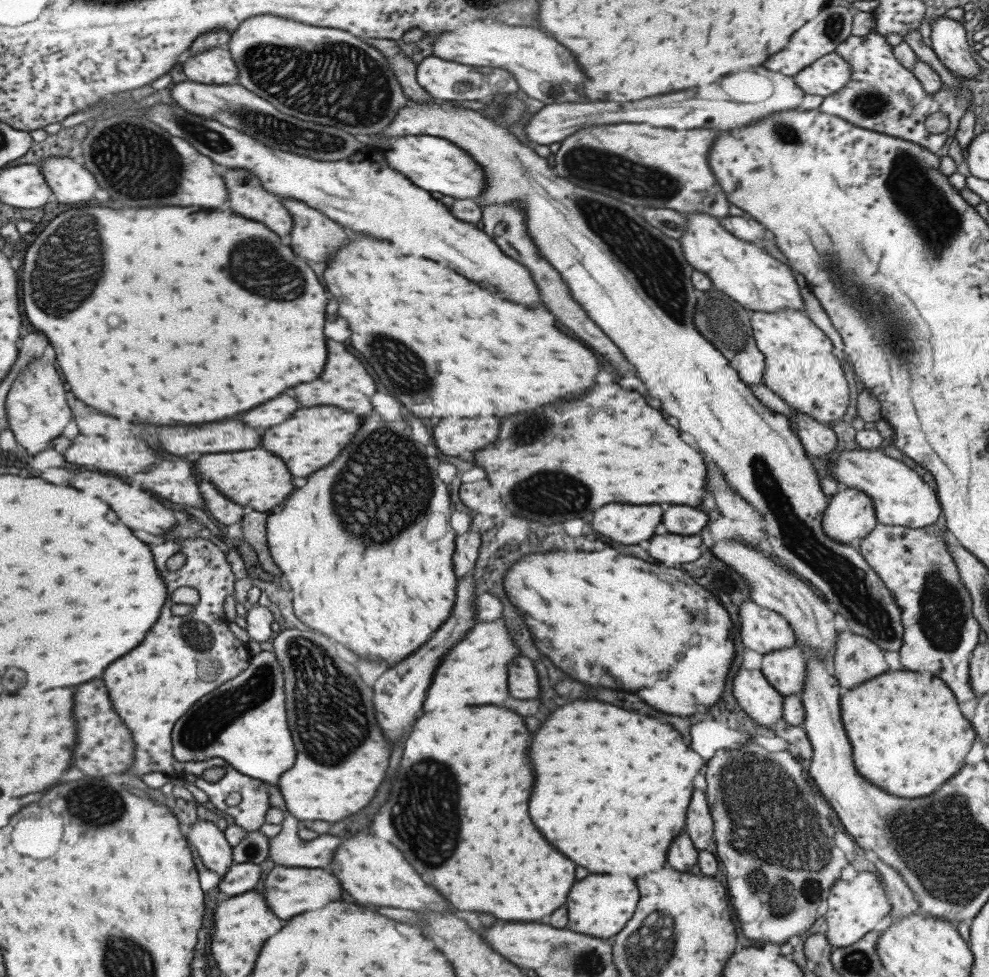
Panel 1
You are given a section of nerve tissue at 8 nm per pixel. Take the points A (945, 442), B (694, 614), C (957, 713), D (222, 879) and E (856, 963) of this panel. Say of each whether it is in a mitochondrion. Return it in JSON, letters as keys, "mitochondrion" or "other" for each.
{"A":"other","B":"mitochondrion","C":"other","D":"other","E":"mitochondrion"}

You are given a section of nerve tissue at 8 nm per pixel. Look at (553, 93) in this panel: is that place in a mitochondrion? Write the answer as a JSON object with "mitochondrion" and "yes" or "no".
{"mitochondrion":"no"}

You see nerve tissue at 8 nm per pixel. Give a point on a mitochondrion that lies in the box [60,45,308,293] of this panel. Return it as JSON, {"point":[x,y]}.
{"point":[119,151]}

